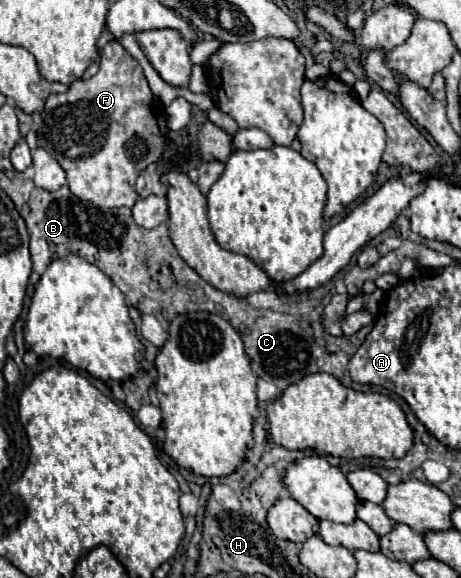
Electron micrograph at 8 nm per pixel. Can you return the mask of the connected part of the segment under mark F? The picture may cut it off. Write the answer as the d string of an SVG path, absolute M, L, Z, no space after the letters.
M111 41L101 51L101 65L97 75L91 79L77 79L71 83L69 91L59 95L49 95L45 109L39 113L41 125L37 129L39 147L53 155L67 173L67 185L75 197L81 201L91 201L97 207L133 207L139 195L133 185L139 173L153 161L159 159L161 147L165 143L163 129L155 115L155 97L147 85L141 65L117 43Z

